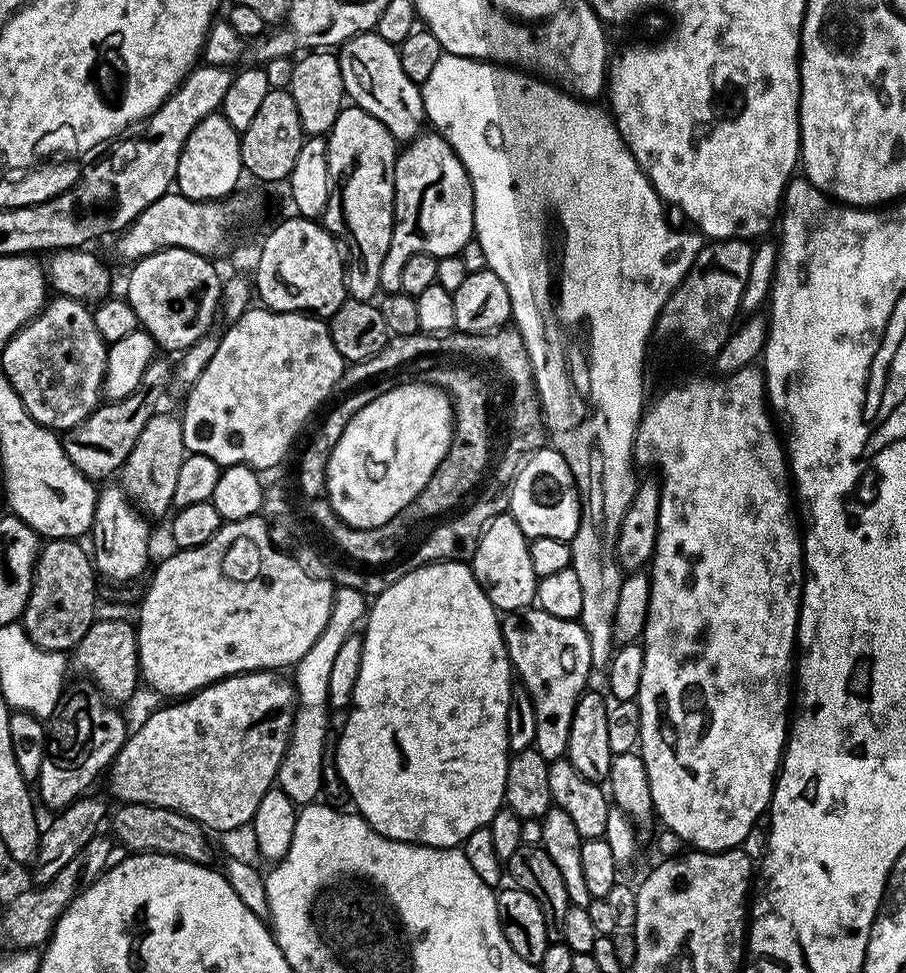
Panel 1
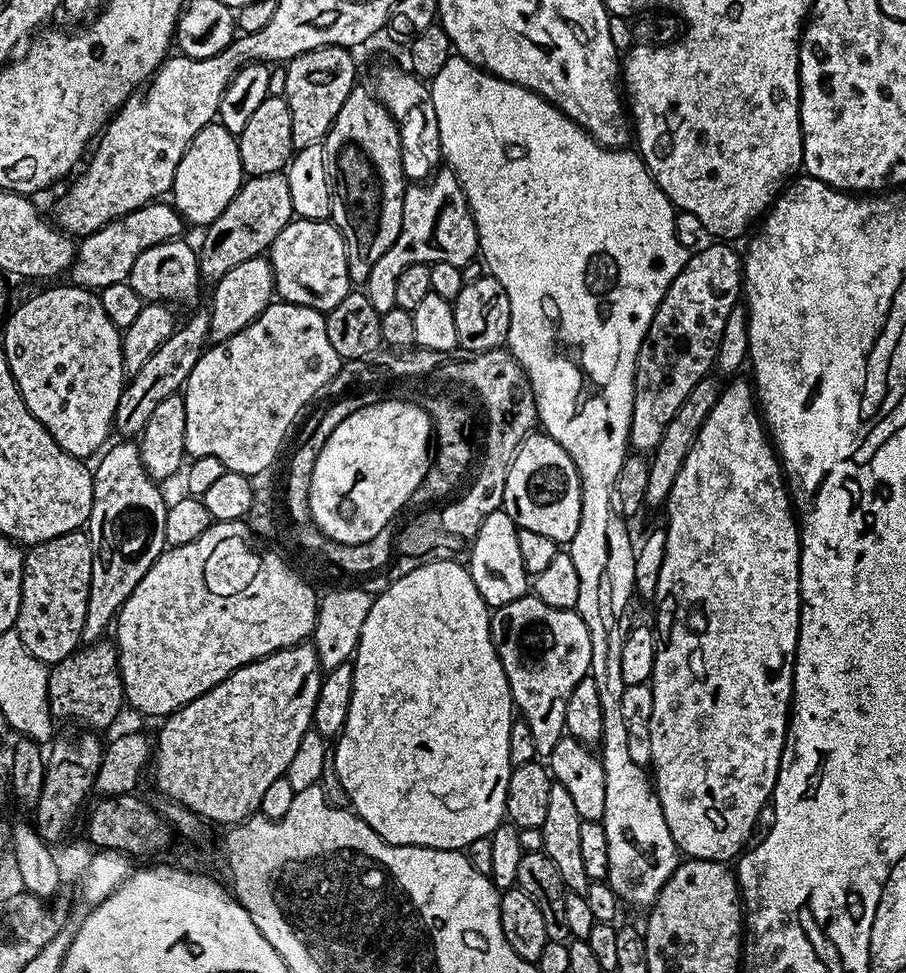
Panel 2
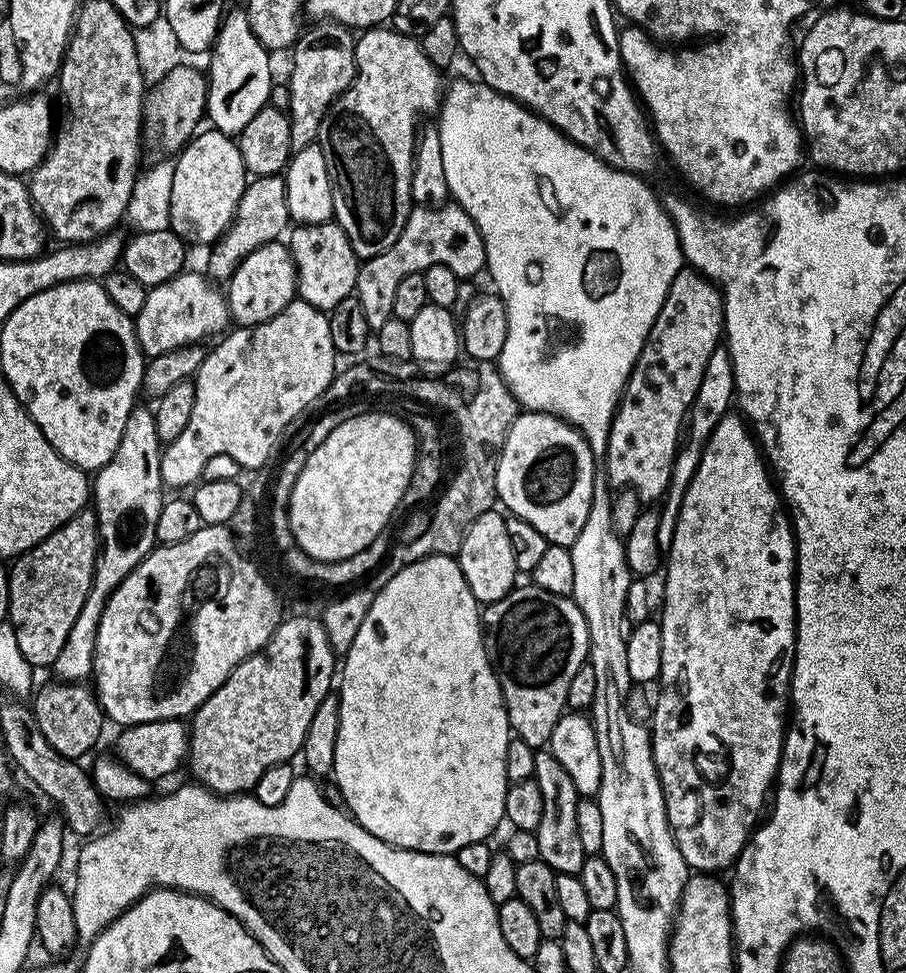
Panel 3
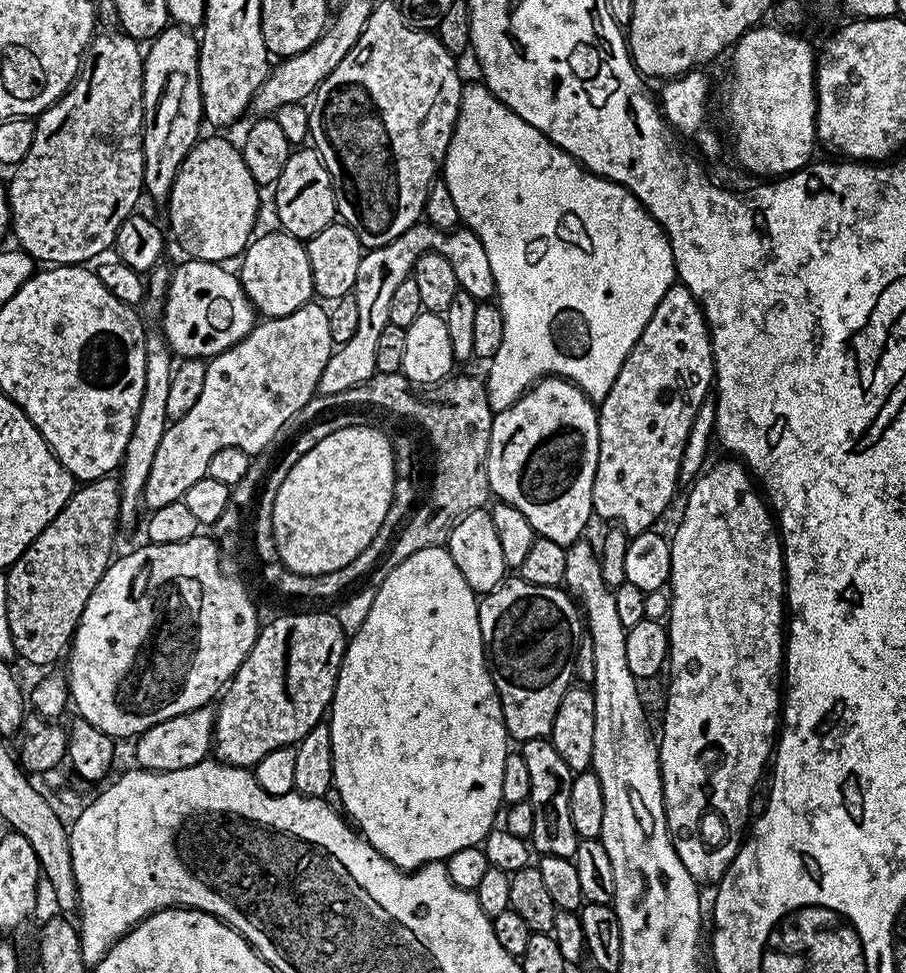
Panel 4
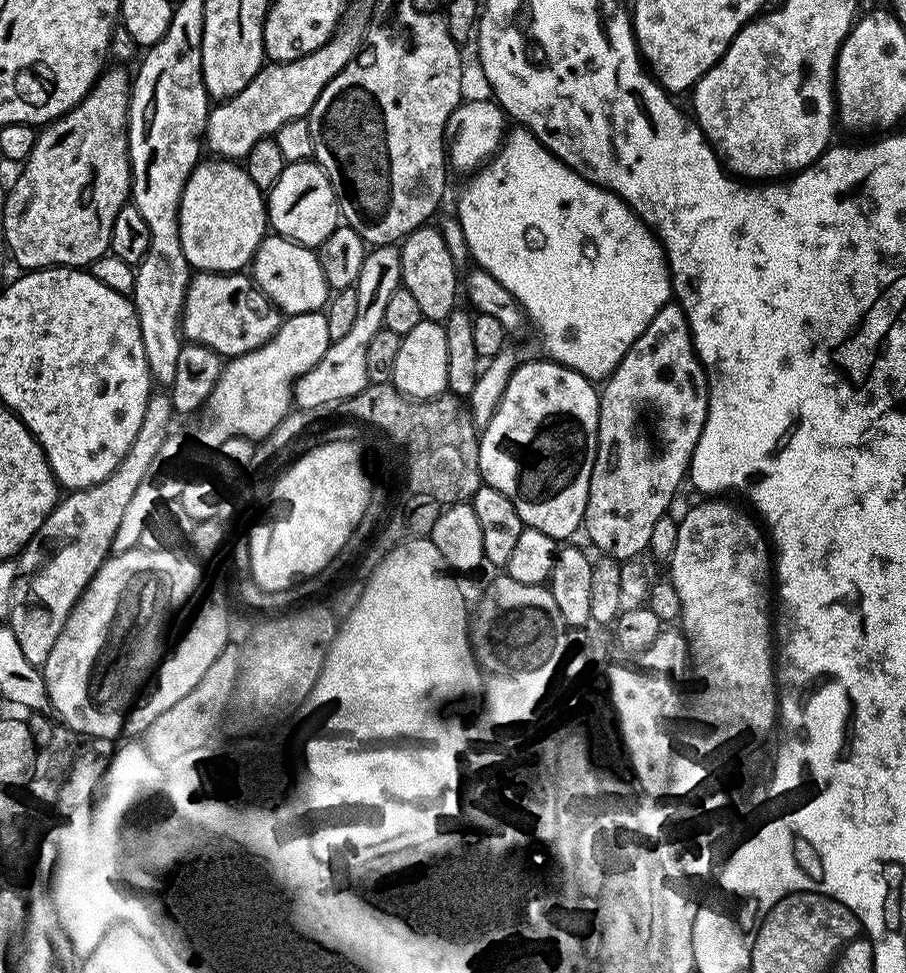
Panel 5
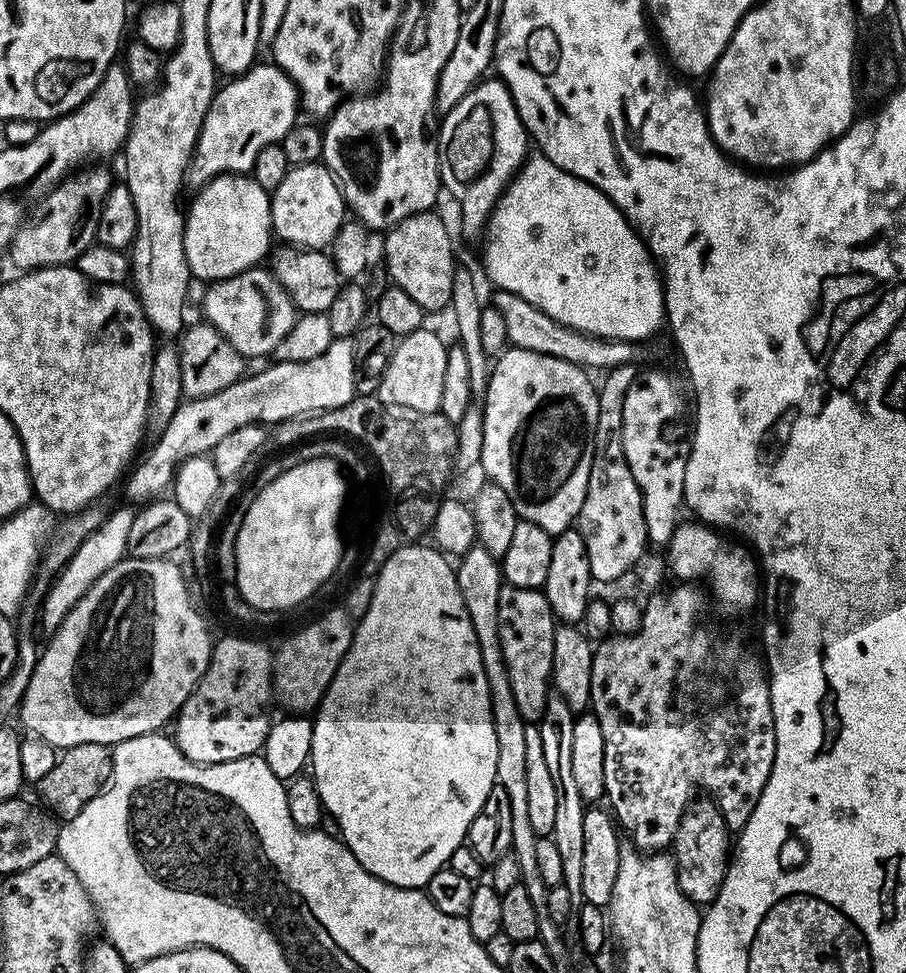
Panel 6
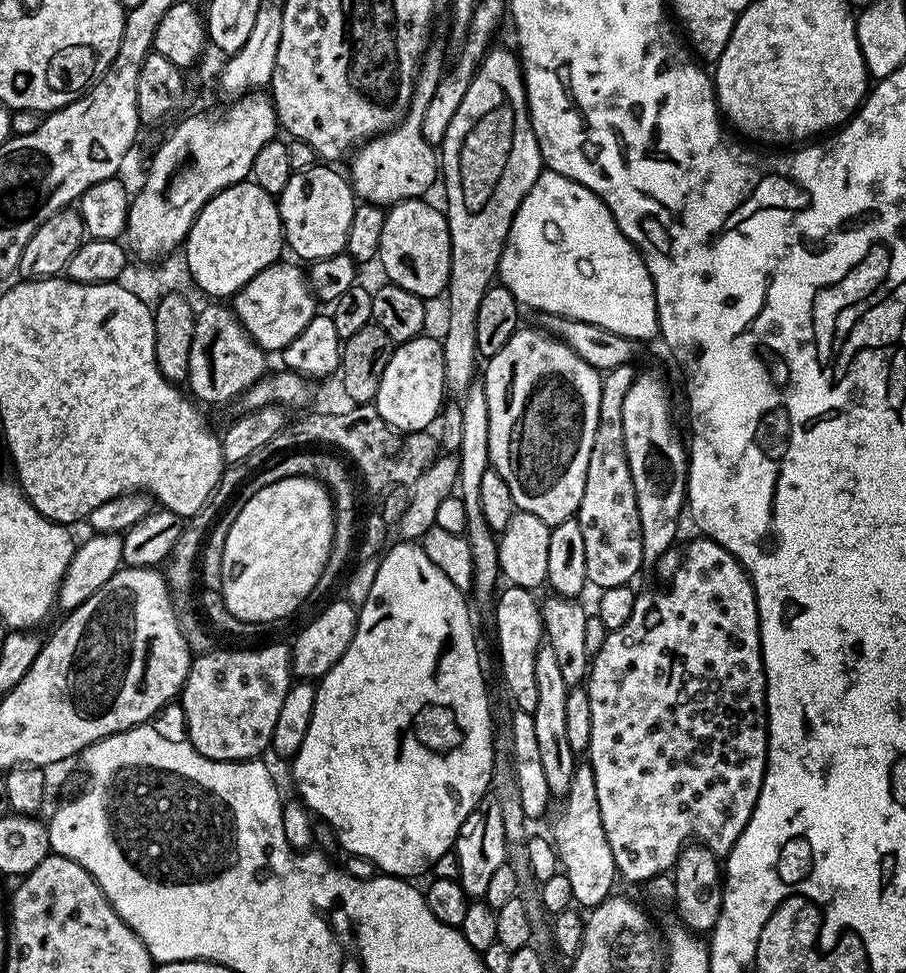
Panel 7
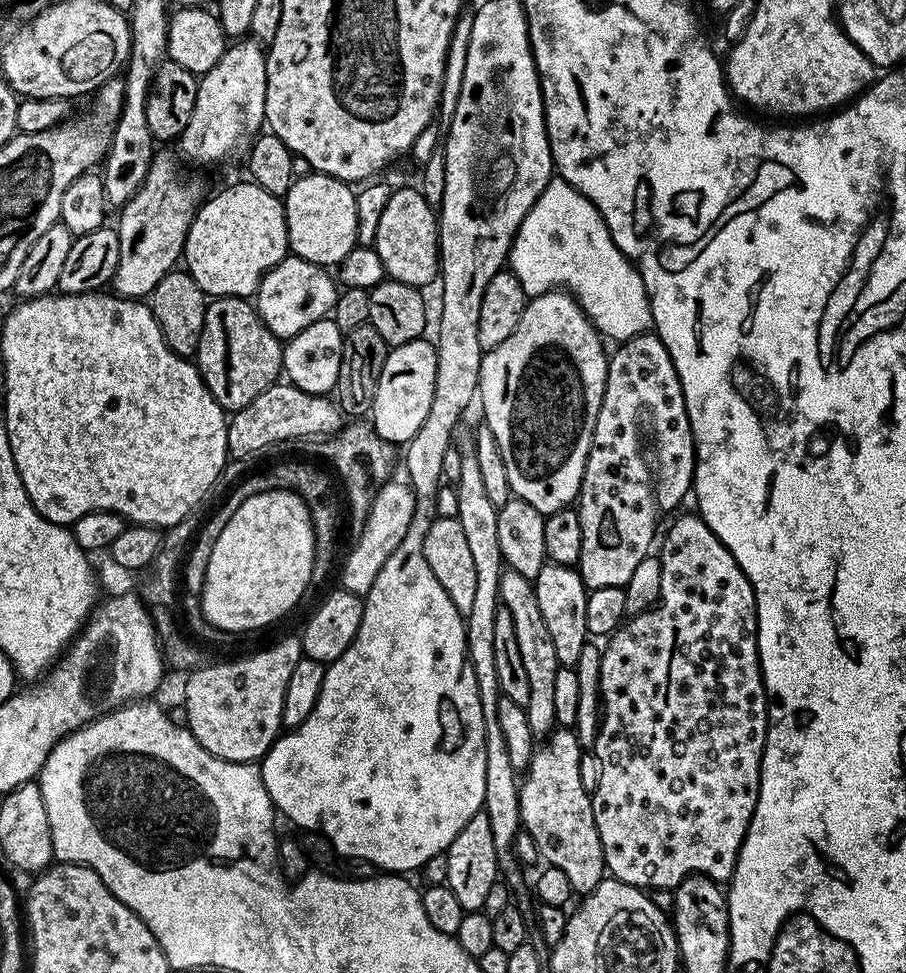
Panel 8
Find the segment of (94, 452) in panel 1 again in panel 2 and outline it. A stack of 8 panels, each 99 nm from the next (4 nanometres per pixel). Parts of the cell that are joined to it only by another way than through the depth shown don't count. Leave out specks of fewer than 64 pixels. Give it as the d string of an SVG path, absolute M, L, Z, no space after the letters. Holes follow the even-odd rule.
M202 306L192 317L188 324L181 323L176 331L158 346L158 350L145 362L142 370L131 373L127 381L122 398L118 402L116 423L114 425L121 437L136 438L143 432L146 422L150 422L150 414L158 407L158 402L167 396L175 396L183 389L184 381L190 378L190 370L198 362L204 349L209 347L208 331L210 330L210 307Z

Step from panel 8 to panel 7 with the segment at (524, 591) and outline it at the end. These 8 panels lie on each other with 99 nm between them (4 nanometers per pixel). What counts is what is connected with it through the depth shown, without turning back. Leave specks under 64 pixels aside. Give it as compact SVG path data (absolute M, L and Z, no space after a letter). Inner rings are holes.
M547 642L541 643L534 658L534 679L538 686L538 706L534 706L532 717L538 738L538 750L542 757L542 766L546 769L546 782L553 797L560 798L567 793L568 787L572 784L573 775L578 767L578 754L566 739L566 698L570 685L566 678L562 678L554 650L550 650Z

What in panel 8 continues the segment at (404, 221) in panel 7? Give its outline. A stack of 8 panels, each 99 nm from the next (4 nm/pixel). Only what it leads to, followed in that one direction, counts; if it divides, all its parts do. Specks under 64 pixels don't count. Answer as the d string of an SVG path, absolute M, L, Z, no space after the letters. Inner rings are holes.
M397 187L390 202L386 202L386 210L382 210L374 247L391 279L419 289L437 279L440 271L440 225L434 204L416 188Z

